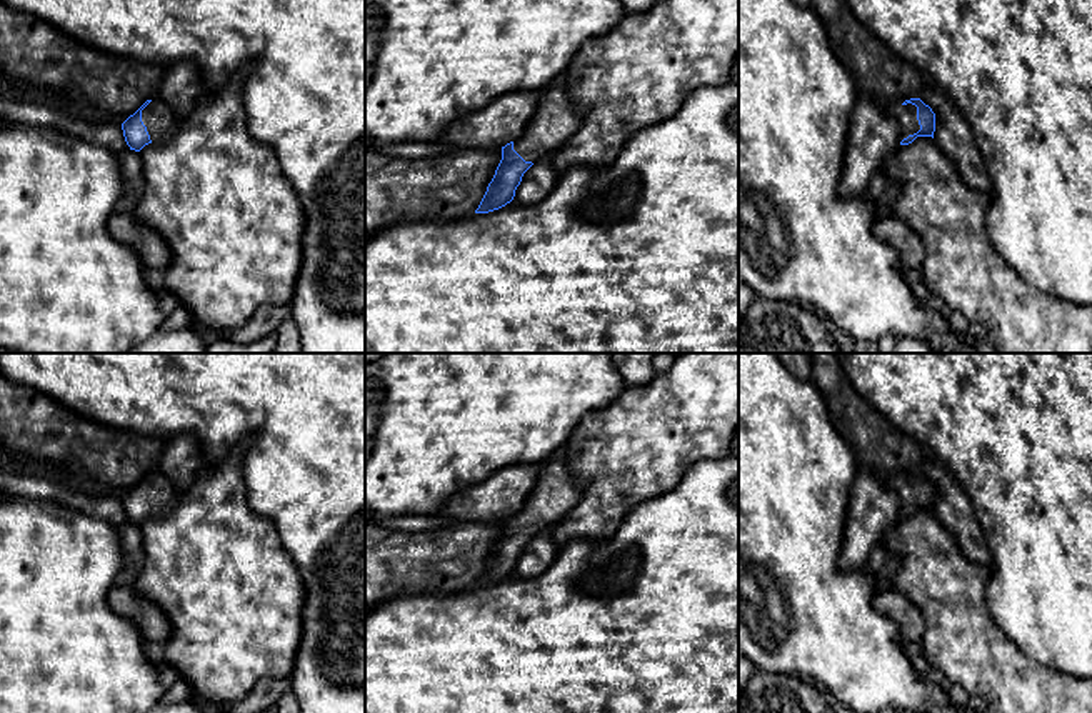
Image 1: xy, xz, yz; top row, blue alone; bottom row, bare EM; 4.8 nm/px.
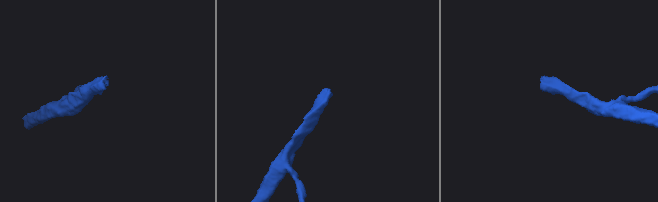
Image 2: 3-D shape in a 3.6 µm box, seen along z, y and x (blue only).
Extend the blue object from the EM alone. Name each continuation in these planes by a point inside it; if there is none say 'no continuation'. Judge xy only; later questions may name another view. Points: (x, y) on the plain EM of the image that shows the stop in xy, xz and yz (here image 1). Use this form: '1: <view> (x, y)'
1: xy (157, 490)

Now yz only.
1: yz (907, 493)

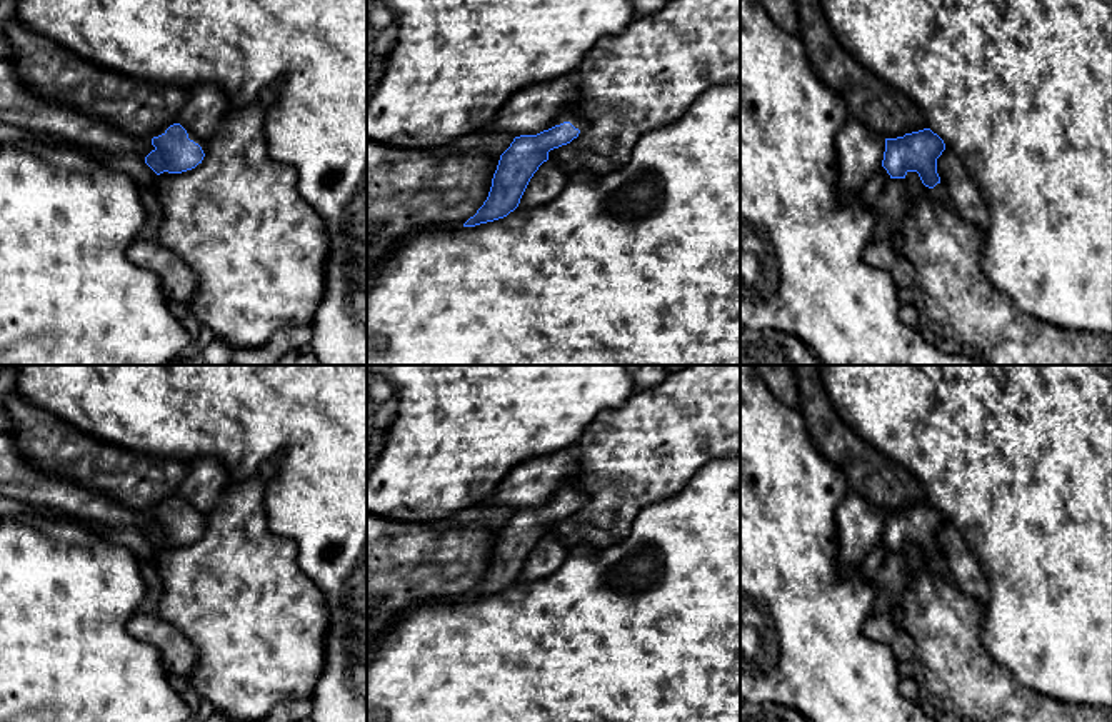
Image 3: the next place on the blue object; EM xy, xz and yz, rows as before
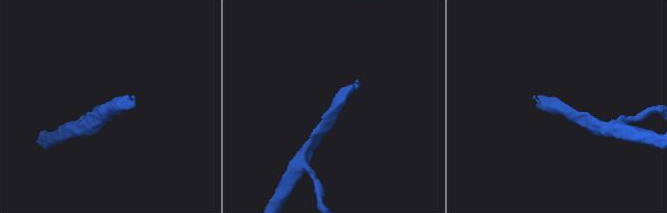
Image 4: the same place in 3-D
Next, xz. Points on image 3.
1: xz (577, 494)

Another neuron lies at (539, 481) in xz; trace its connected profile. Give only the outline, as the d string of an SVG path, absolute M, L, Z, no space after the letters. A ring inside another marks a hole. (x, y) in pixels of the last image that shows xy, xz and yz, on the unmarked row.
M574 449L540 455L510 469L478 507L537 509L569 495L579 474L580 469Z

